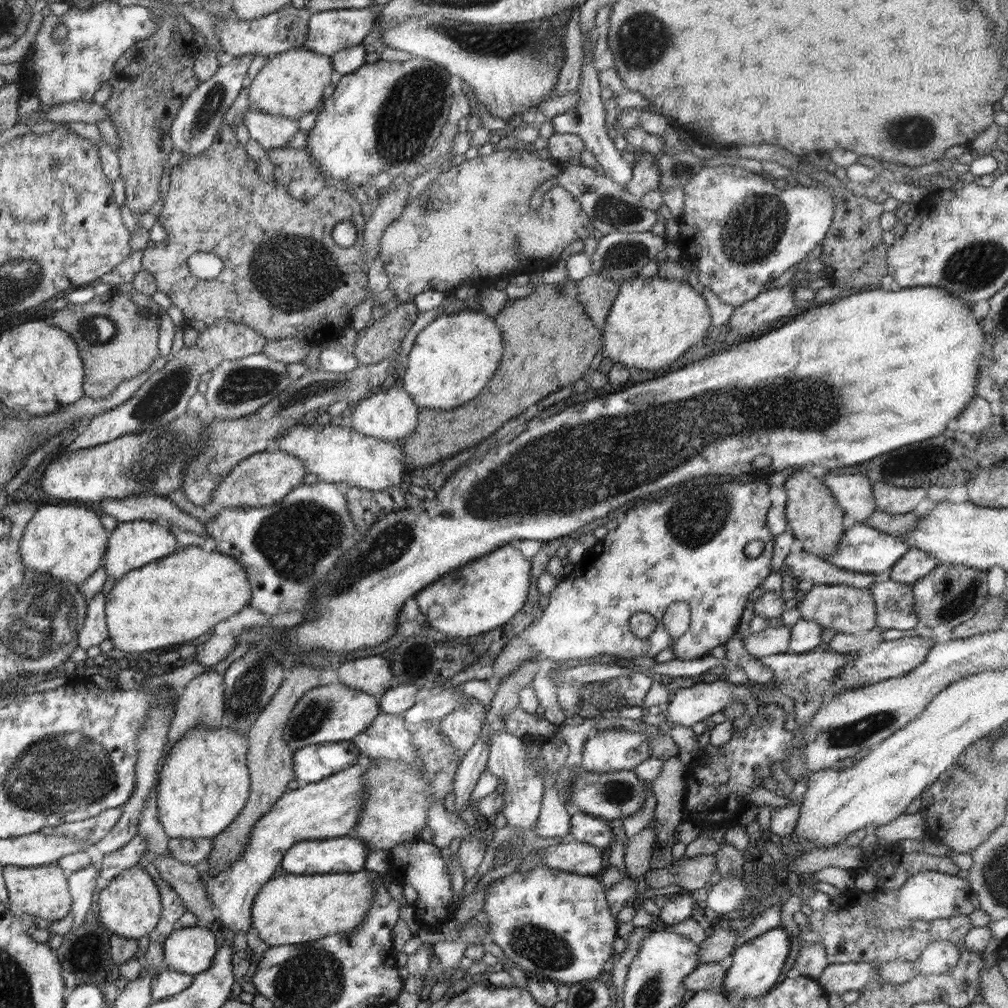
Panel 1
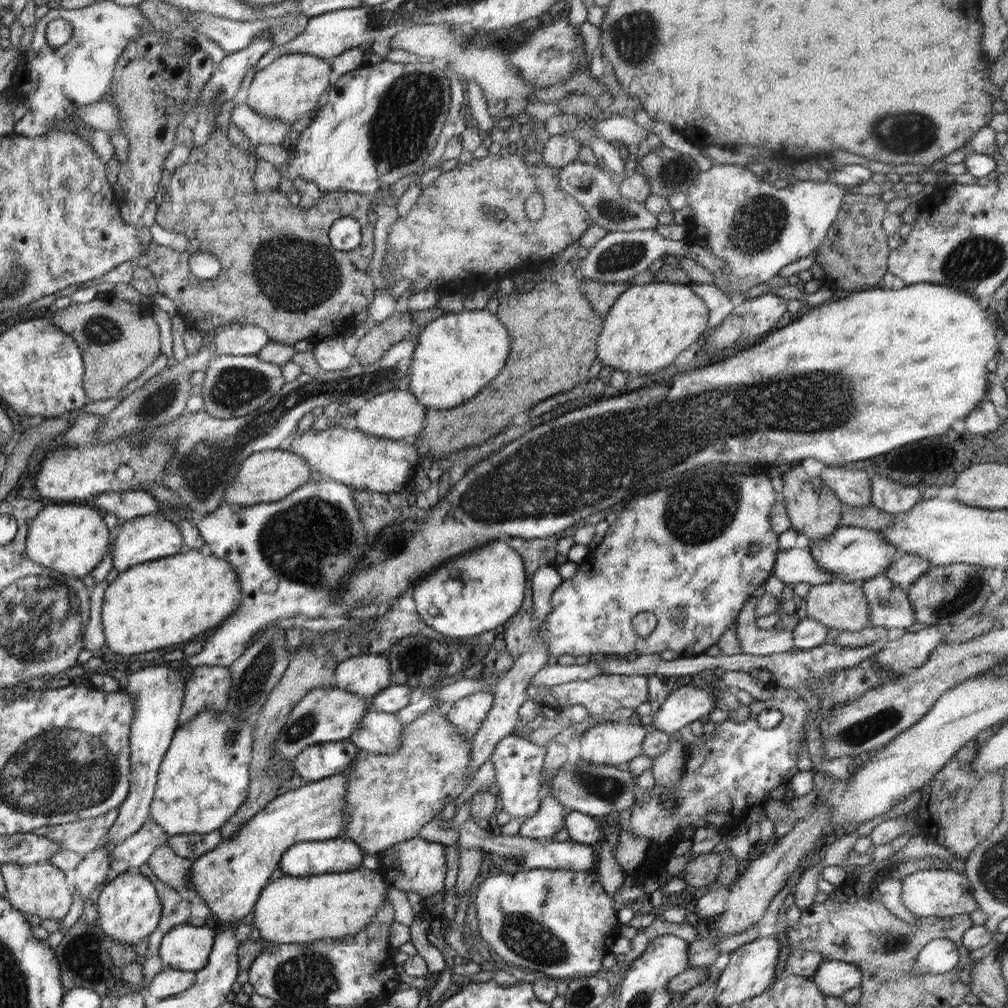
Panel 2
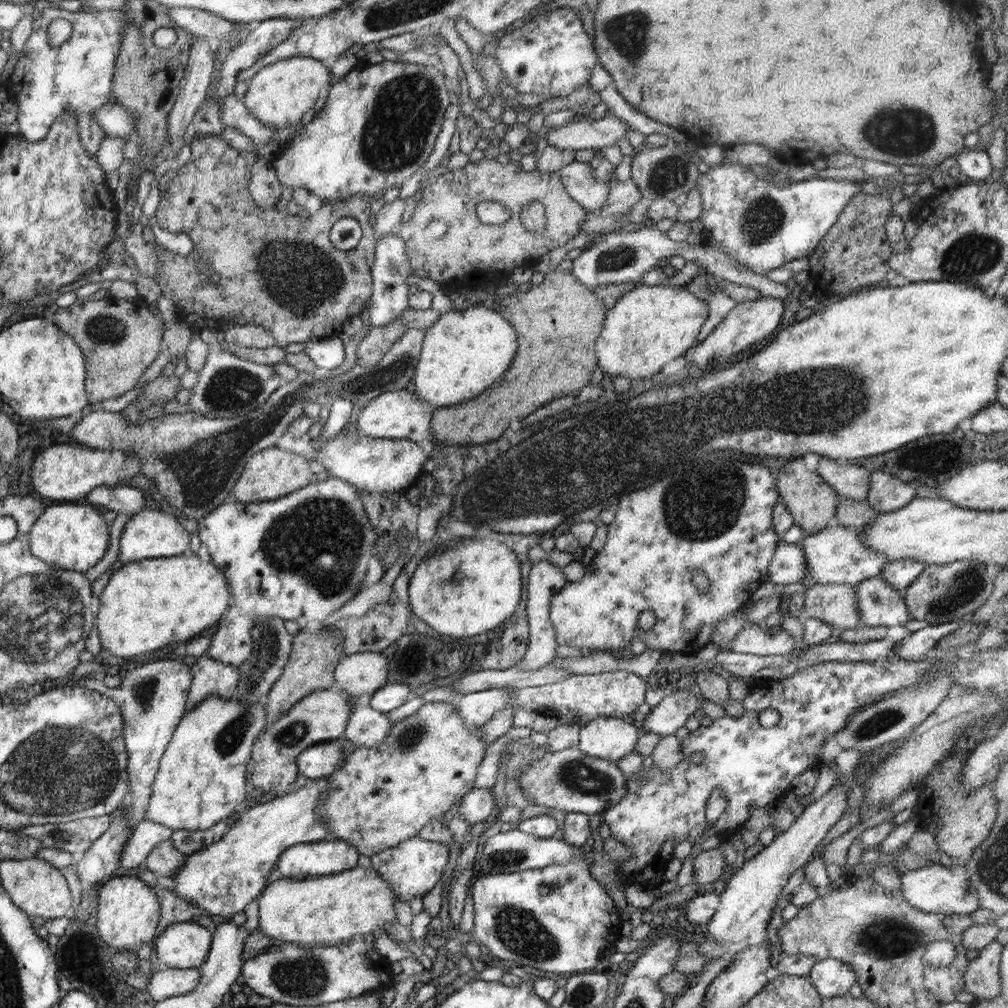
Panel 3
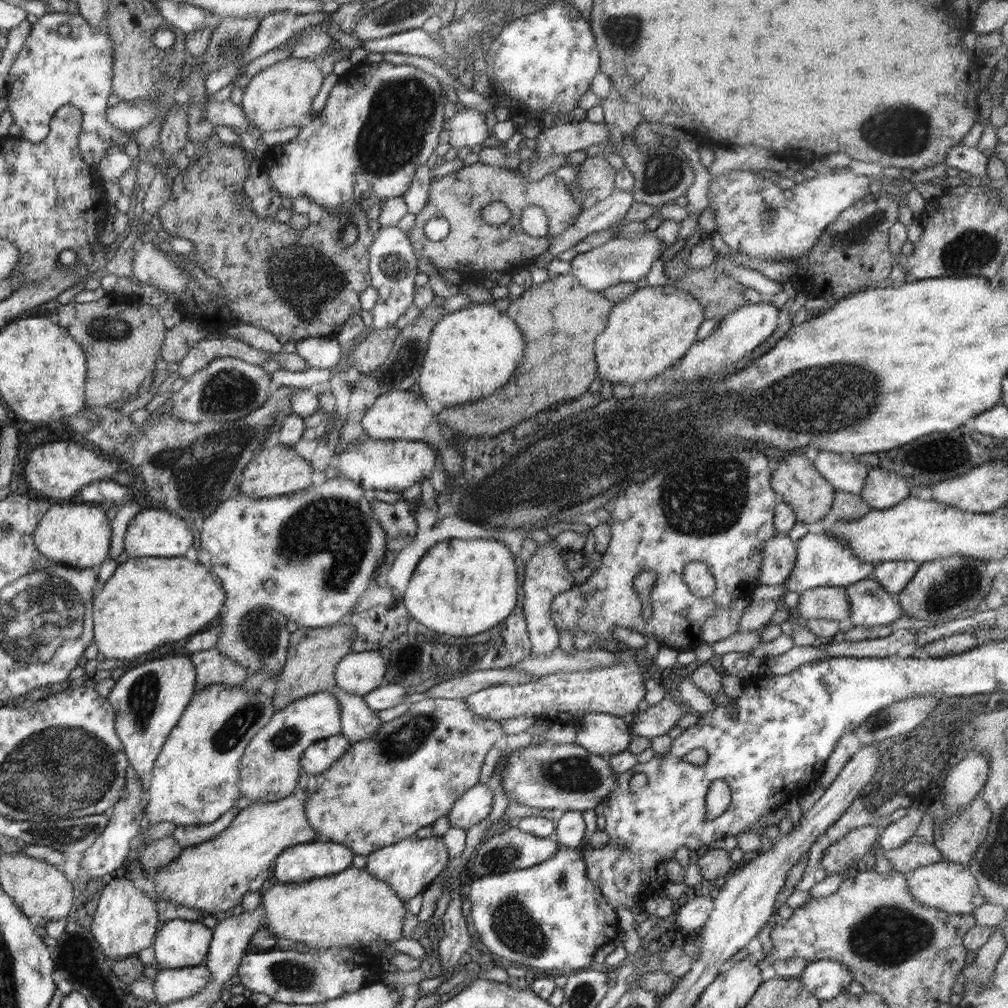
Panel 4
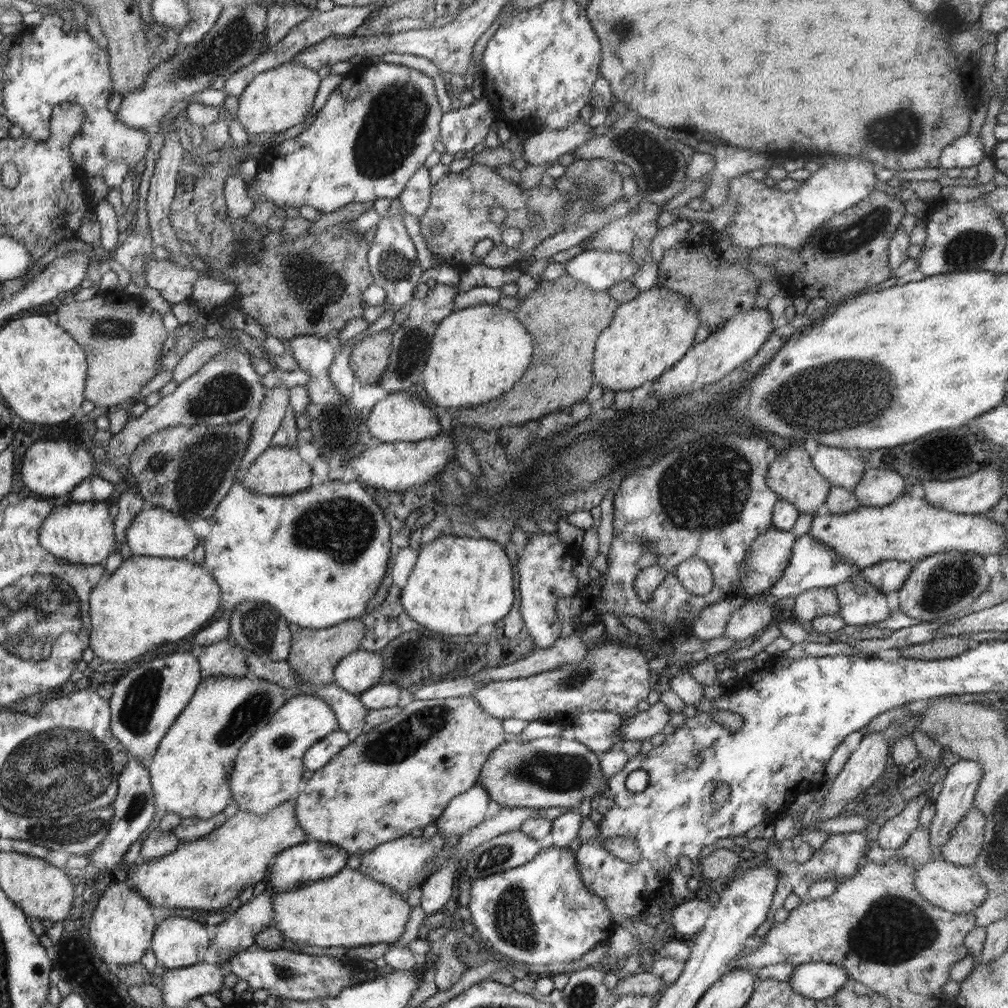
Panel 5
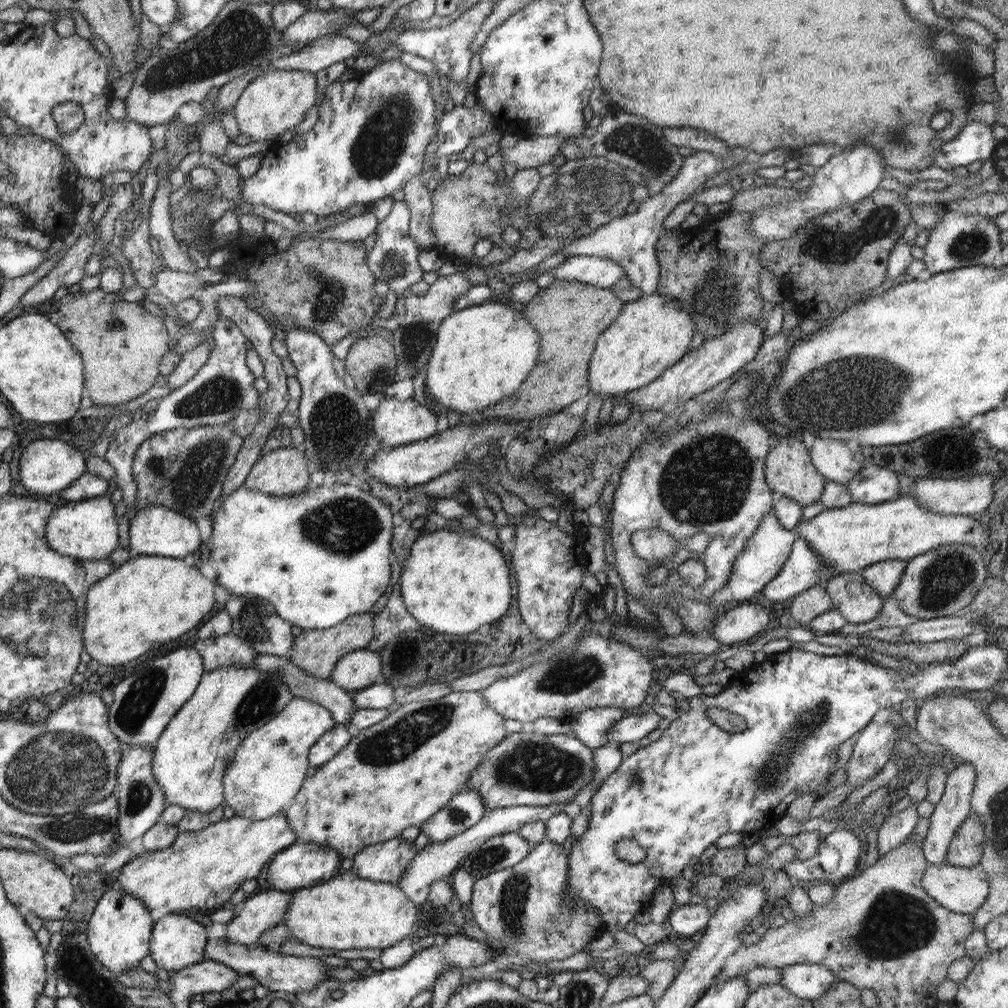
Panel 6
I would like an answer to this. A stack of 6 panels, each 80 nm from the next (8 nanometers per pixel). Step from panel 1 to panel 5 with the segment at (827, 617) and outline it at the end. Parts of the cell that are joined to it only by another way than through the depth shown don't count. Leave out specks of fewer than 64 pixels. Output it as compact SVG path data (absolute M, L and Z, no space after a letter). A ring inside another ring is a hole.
M834 587L815 588L795 596L792 618L797 622L812 621L822 616L840 614L840 605Z

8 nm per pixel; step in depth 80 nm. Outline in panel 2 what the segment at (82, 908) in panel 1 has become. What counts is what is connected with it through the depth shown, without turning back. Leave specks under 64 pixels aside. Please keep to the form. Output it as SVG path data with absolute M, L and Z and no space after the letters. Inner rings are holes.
M103 842L93 853L84 856L83 861L70 871L67 879L74 886L74 892L78 892L84 902L90 892L105 880L109 870L110 848Z

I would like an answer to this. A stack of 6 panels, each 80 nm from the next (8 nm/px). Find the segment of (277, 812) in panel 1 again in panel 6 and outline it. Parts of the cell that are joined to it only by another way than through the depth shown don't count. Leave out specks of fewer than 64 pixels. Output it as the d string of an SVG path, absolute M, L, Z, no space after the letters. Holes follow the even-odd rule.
M285 811L266 820L251 821L240 816L215 820L200 830L179 832L168 848L130 859L118 870L115 887L139 898L158 914L190 908L218 909L229 905L230 896L245 880L256 879L268 862L296 842Z

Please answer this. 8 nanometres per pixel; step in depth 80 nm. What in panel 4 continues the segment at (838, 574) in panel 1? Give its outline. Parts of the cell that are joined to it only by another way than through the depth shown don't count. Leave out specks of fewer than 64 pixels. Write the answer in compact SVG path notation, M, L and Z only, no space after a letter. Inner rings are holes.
M772 535L761 546L758 582L762 586L778 586L790 576L796 560L795 540L788 535Z

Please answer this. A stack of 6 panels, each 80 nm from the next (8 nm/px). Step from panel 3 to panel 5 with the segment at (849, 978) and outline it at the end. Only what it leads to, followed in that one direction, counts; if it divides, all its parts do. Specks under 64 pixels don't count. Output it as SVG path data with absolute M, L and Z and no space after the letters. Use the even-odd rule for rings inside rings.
M812 961L796 965L788 981L794 992L819 1001L832 996L848 979L841 966Z

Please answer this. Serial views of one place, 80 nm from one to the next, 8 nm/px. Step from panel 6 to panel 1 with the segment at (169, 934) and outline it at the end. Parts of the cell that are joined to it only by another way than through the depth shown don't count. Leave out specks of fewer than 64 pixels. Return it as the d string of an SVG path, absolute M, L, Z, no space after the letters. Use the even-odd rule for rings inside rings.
M200 925L179 927L163 942L167 968L191 975L208 971L217 952L212 930Z

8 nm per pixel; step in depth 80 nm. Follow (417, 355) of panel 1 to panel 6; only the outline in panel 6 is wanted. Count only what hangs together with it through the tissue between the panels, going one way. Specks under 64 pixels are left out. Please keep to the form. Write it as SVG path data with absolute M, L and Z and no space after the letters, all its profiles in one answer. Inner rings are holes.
M493 300L473 305L464 309L456 309L447 316L437 330L435 345L432 347L429 361L424 370L425 387L433 396L433 402L438 402L446 410L456 410L462 414L470 414L476 410L492 407L500 400L515 394L518 386L532 372L540 352L540 336L534 326L518 310L505 303Z

